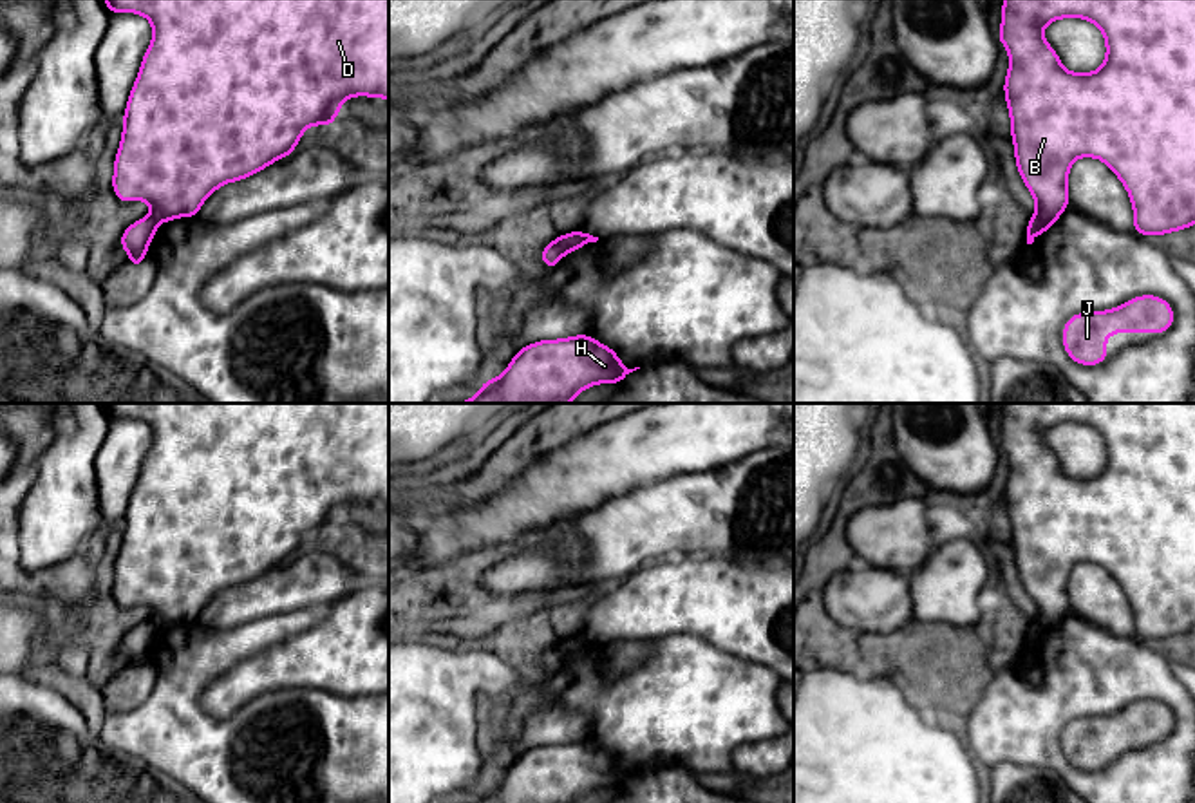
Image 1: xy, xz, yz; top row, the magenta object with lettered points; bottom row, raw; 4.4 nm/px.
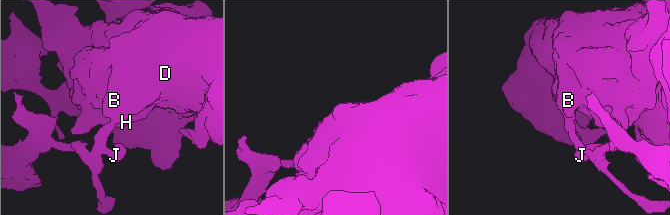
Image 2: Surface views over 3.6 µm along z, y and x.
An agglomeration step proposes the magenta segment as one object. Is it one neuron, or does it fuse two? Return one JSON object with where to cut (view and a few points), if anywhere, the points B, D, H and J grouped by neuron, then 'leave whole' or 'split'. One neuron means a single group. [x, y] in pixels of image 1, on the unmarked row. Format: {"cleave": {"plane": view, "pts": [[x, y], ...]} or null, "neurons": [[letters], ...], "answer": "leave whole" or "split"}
{"cleave": {"plane": "yz", "pts": [[1056, 621], [1035, 623]]}, "neurons": [["B", "D", "H"], ["J"]], "answer": "split"}

